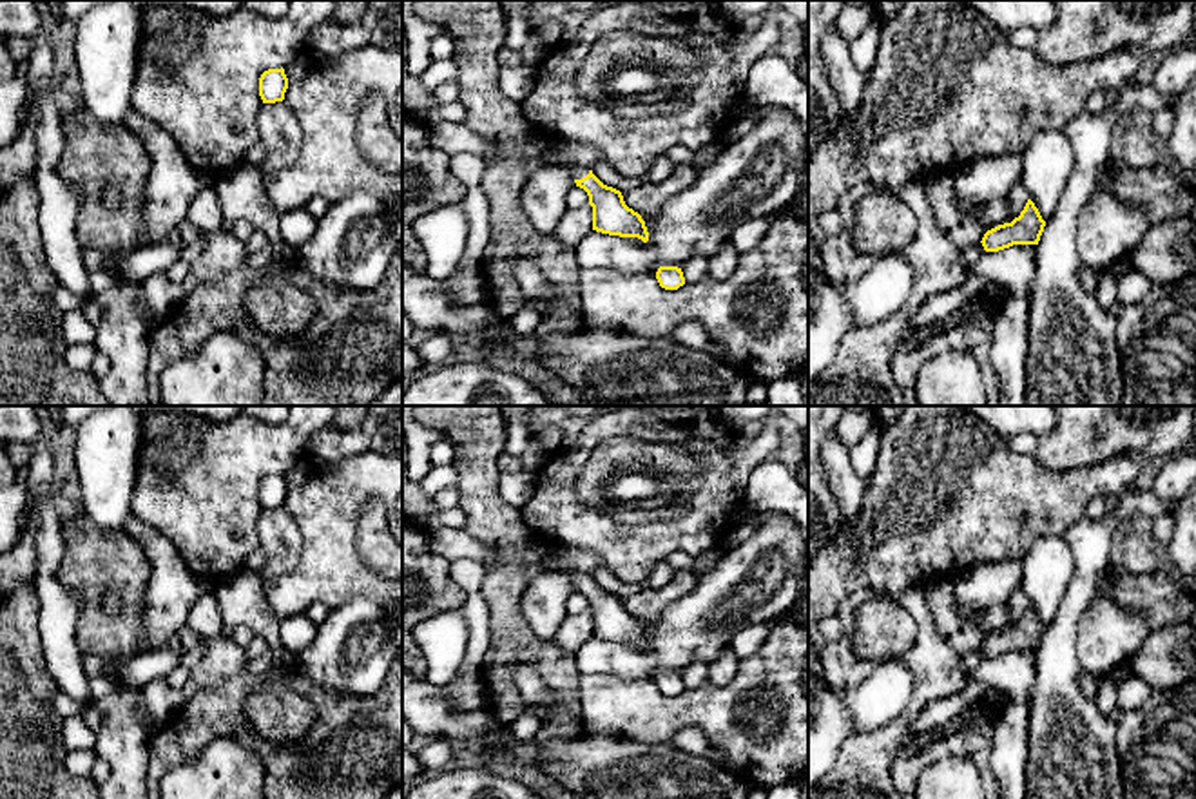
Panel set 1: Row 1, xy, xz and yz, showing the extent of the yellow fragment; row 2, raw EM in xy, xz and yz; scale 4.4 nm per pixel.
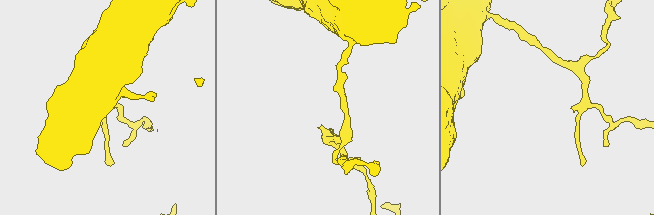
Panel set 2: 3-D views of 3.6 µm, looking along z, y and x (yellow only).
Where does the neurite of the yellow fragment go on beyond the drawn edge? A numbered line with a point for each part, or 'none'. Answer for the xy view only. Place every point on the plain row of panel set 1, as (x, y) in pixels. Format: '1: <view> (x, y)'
none

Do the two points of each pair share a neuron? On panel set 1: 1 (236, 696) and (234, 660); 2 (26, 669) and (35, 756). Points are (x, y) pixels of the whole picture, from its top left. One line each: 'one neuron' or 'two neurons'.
1: two neurons
2: one neuron

